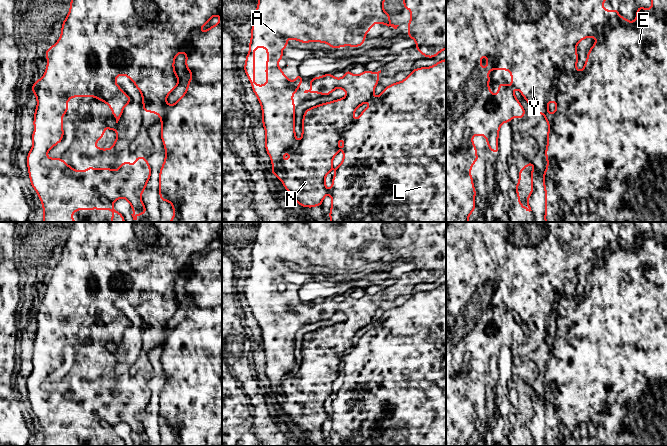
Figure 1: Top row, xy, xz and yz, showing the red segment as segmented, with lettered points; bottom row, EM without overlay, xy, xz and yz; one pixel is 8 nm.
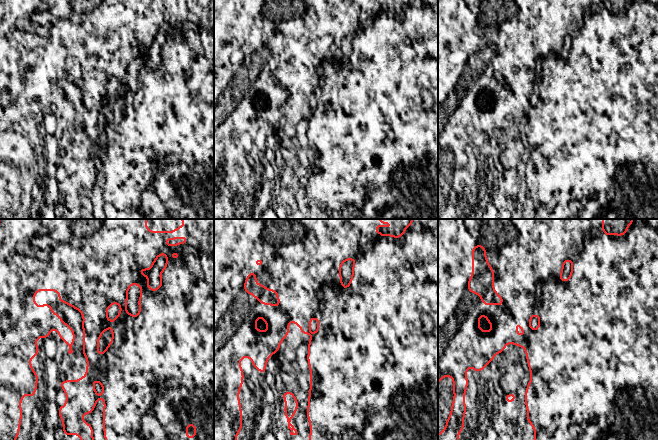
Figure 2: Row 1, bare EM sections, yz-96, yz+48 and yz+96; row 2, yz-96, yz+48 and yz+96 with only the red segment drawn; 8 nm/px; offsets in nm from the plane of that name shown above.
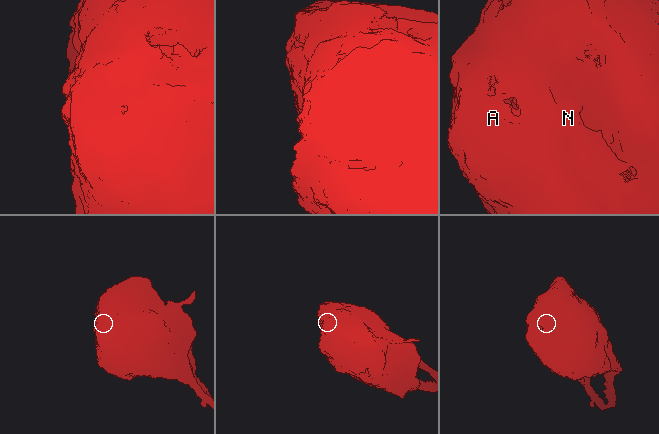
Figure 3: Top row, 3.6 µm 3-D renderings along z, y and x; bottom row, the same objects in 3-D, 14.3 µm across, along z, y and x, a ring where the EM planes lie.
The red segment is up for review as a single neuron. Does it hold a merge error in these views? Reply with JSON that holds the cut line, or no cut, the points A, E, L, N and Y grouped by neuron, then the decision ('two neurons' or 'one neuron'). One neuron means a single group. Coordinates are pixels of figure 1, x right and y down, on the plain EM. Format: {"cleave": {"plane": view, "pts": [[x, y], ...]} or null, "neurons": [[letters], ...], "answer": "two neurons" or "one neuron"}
{"cleave": null, "neurons": [["A", "E", "L", "N", "Y"]], "answer": "one neuron"}

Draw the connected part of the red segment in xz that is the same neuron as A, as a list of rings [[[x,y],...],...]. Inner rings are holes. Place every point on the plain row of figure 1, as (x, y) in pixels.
[[[259,222],[243,294],[261,329],[265,373],[272,387],[271,398],[280,403],[285,414],[291,417],[300,431],[322,430],[324,421],[329,417],[332,422],[329,437],[331,446],[446,446],[446,283],[431,291],[412,293],[411,298],[403,305],[386,310],[383,316],[374,322],[372,319],[379,306],[381,294],[378,296],[365,294],[359,299],[353,299],[346,293],[345,299],[339,303],[331,297],[310,302],[311,312],[304,317],[320,317],[321,320],[326,320],[336,312],[341,312],[347,318],[342,323],[308,332],[303,338],[301,365],[299,367],[296,365],[296,332],[292,320],[299,314],[303,300],[295,298],[296,304],[292,307],[277,289],[284,282],[282,273],[290,270],[286,263],[294,263],[301,267],[327,267],[332,273],[343,270],[360,271],[374,247],[391,250],[394,253],[399,250],[390,247],[391,239],[383,233],[383,226],[386,223]],[[256,271],[267,273],[266,309],[256,309],[254,306]],[[370,323],[372,327],[354,345],[353,337]],[[341,360],[344,362],[344,381],[341,388],[335,392],[332,413],[328,415],[324,404],[333,393],[333,382],[340,375],[338,367]]]

